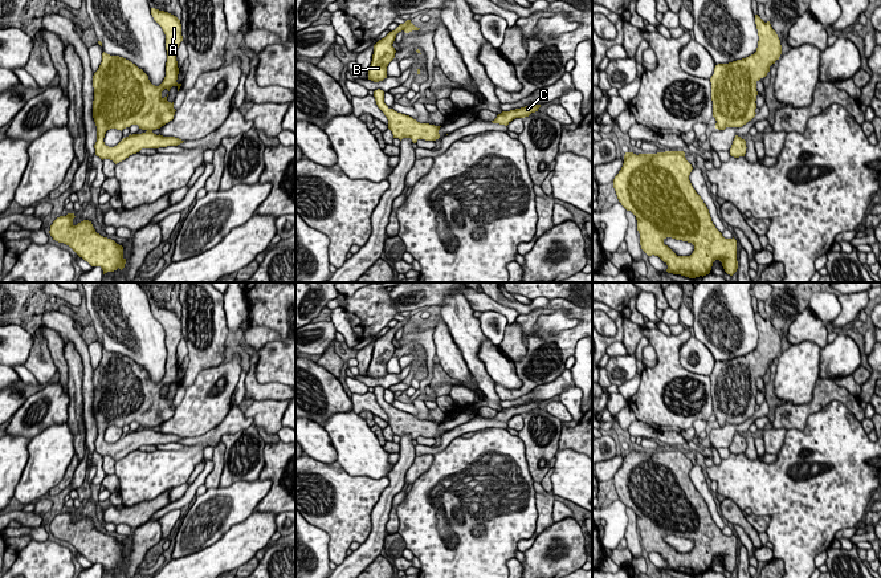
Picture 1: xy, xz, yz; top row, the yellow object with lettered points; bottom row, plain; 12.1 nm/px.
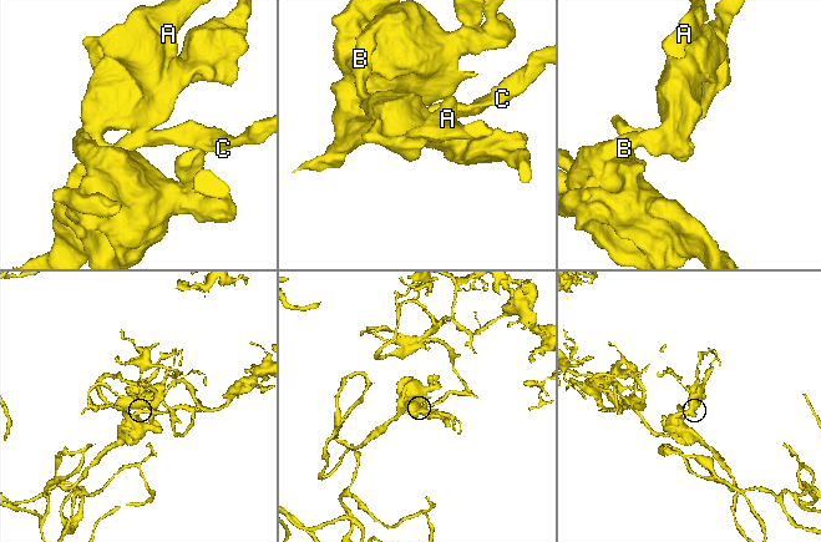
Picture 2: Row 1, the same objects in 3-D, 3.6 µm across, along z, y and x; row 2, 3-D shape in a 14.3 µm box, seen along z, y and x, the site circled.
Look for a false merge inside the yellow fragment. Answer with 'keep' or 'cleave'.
keep

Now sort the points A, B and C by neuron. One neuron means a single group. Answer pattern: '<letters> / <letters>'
A B C

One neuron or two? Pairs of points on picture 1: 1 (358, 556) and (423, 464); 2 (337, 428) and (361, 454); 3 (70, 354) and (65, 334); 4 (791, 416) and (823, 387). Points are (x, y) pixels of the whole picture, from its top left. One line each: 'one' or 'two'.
1: two
2: one
3: one
4: one

